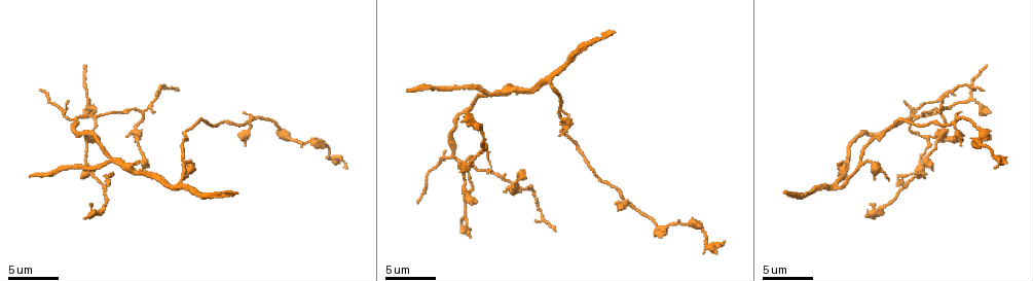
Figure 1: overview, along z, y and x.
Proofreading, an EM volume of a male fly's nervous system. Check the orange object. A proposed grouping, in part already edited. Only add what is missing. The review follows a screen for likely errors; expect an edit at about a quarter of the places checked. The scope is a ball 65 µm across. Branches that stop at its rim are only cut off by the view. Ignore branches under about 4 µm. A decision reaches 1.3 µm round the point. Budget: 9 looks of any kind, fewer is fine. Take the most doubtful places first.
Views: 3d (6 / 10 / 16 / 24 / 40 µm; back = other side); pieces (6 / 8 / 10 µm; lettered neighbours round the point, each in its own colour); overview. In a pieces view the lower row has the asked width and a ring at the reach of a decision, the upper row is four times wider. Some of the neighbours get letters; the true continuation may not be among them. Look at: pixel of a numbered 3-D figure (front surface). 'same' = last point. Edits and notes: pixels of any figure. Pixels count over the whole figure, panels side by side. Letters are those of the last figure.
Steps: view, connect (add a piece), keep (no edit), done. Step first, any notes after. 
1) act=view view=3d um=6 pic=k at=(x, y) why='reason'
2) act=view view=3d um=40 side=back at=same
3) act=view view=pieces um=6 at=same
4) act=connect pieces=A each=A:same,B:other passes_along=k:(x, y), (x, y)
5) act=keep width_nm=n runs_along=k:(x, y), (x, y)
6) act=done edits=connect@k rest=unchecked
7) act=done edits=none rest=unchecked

act=view view=pieces um=10 pic=1 at=(32, 173) why='branch stops here'

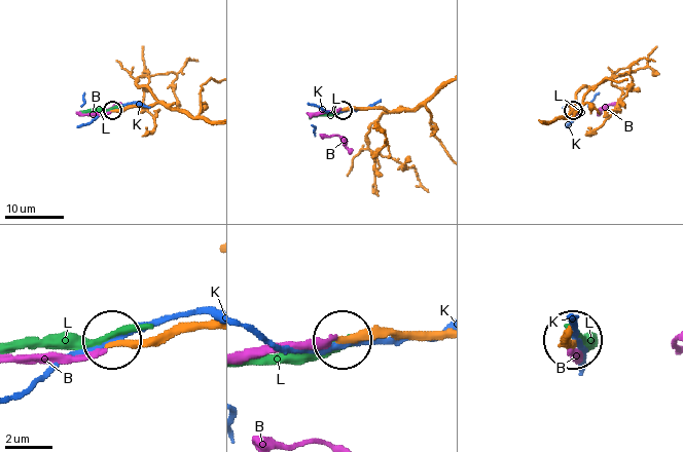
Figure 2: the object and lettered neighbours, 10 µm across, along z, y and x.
act=connect pieces=B each=B:same,K:other,L:other passes_along=2:(167, 329), (86, 355), (15, 355) found='it goes on there'

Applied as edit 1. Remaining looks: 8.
act=view view=pieces um=8 pic=1 at=(786, 192) why='free end'

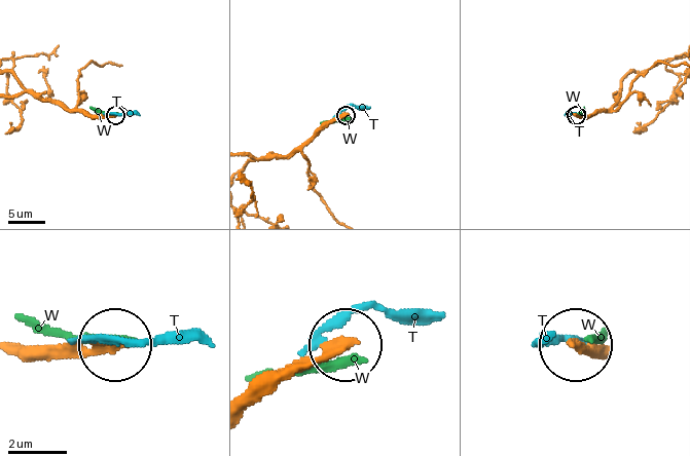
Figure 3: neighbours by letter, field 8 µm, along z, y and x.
act=keep width_nm=300 each=T:other,W:other runs_along=3:(248, 407), (292, 372), (340, 350) found='none of them fits'

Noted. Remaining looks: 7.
act=view view=pieces um=8 pic=1 at=(555, 230) why='branch stops here'

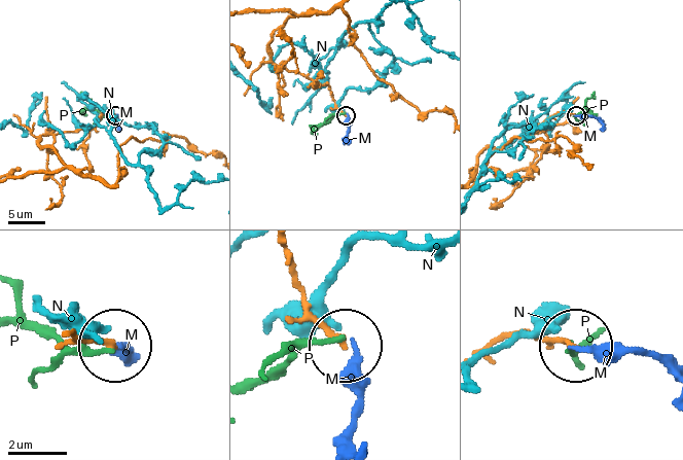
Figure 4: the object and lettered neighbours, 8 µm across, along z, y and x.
act=keep each=M:other,N:other,P:other found='none of them fits'

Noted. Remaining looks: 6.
act=view view=pieces um=6 pic=1 at=(142, 169) why='free end'

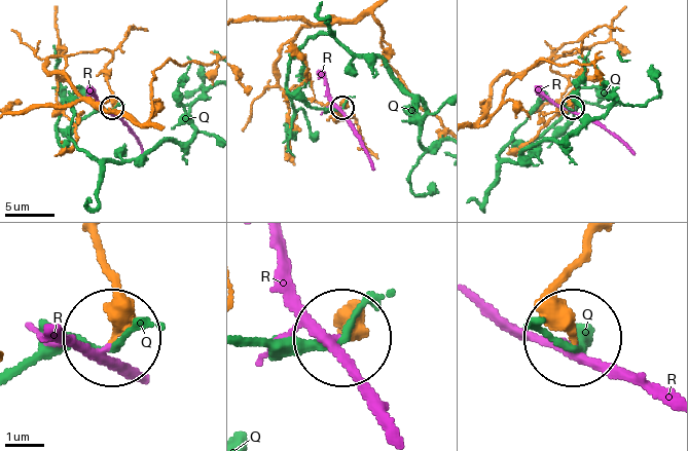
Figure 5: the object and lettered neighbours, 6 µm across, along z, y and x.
act=keep each=Q:other,R:other runs_along=5:(98, 243), (120, 302), (114, 338) found='none of them fits'

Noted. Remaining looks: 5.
act=done edits=connect@2 rest=unchecked

